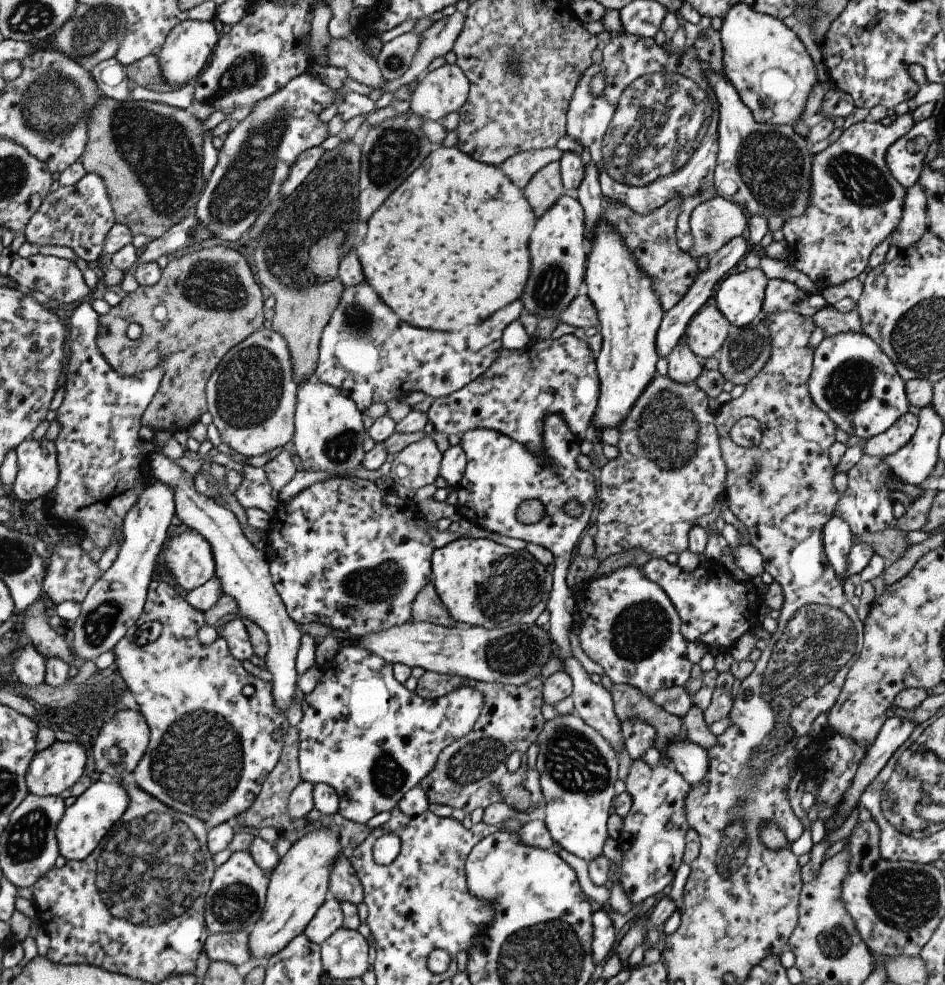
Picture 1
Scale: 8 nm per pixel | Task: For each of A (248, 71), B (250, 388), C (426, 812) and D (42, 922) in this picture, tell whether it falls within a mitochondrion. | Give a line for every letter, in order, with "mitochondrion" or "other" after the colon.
A: mitochondrion
B: mitochondrion
C: other
D: other

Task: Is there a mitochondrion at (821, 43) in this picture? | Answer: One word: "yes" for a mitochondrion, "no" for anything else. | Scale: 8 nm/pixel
no

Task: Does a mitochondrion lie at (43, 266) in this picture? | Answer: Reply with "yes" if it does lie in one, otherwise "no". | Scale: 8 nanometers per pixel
no

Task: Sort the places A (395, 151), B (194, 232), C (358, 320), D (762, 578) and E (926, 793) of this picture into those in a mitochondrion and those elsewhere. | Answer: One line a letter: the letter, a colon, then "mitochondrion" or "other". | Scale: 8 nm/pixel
A: mitochondrion
B: mitochondrion
C: mitochondrion
D: other
E: mitochondrion

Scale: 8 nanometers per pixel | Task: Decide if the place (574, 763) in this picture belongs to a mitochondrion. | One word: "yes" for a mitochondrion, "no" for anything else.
yes

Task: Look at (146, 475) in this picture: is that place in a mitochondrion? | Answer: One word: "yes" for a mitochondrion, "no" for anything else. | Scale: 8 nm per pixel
no

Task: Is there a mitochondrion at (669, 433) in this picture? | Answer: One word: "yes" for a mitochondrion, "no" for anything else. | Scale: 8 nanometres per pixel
yes

